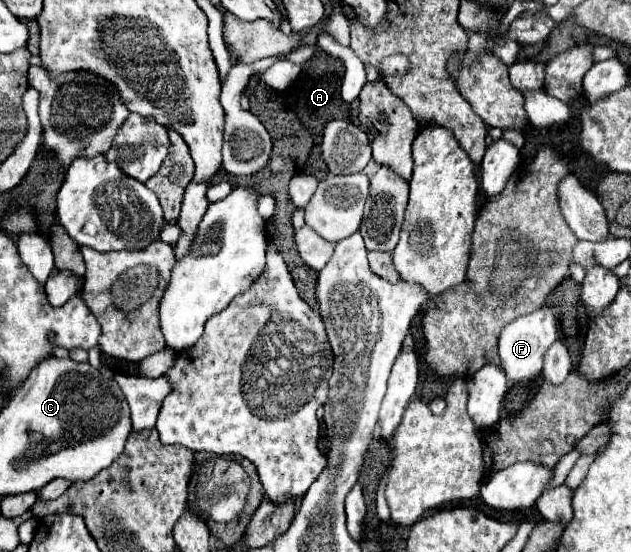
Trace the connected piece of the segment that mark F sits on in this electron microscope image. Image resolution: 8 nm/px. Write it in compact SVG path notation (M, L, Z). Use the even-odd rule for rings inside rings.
M544 305L538 311L524 315L520 319L512 321L510 325L506 325L502 335L500 335L498 353L500 353L502 367L506 369L504 373L506 373L508 381L522 383L522 381L530 381L530 379L538 377L542 371L542 357L554 341L556 341L556 317L548 305Z

